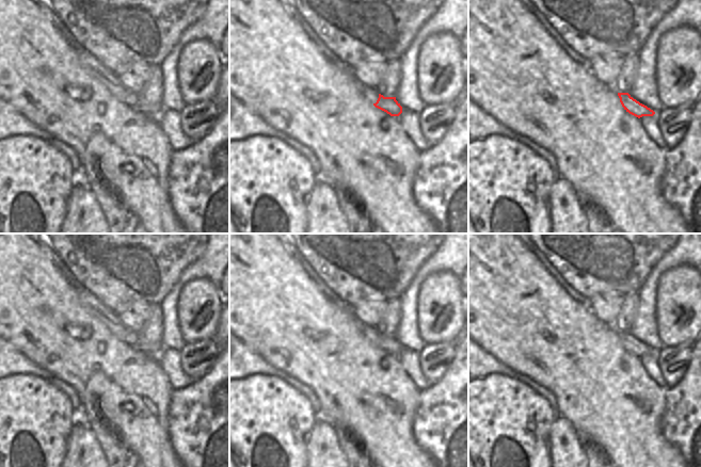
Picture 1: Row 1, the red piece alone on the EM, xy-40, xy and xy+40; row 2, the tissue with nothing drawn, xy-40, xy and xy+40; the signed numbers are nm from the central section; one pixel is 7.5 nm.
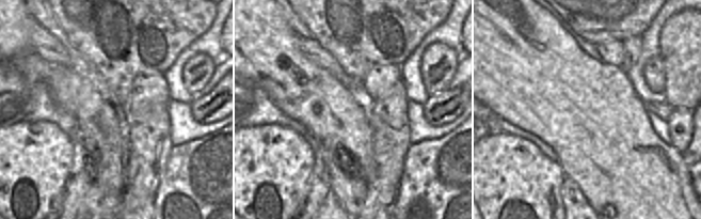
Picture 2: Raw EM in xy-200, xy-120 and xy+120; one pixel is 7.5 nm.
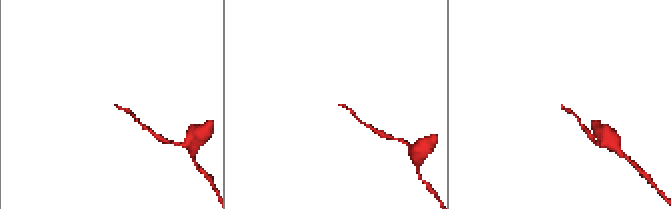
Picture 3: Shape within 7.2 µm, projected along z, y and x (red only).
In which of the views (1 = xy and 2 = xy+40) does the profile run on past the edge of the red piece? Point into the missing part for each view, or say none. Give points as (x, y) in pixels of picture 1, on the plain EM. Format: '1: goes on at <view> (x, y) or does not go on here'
1: goes on at xy (371, 333)
2: does not go on here

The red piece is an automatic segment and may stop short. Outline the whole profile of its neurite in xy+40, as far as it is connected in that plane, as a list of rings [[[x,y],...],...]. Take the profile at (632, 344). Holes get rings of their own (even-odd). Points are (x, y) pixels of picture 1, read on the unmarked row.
[[[618,332],[618,335],[624,349],[638,357],[655,353],[653,349],[634,338],[628,332]]]

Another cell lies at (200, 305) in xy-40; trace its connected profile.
[[[207,278],[187,283],[178,294],[178,328],[185,341],[214,338],[219,324],[222,294]]]

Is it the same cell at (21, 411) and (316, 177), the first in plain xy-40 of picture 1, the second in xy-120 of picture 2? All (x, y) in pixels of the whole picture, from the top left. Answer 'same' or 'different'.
different

